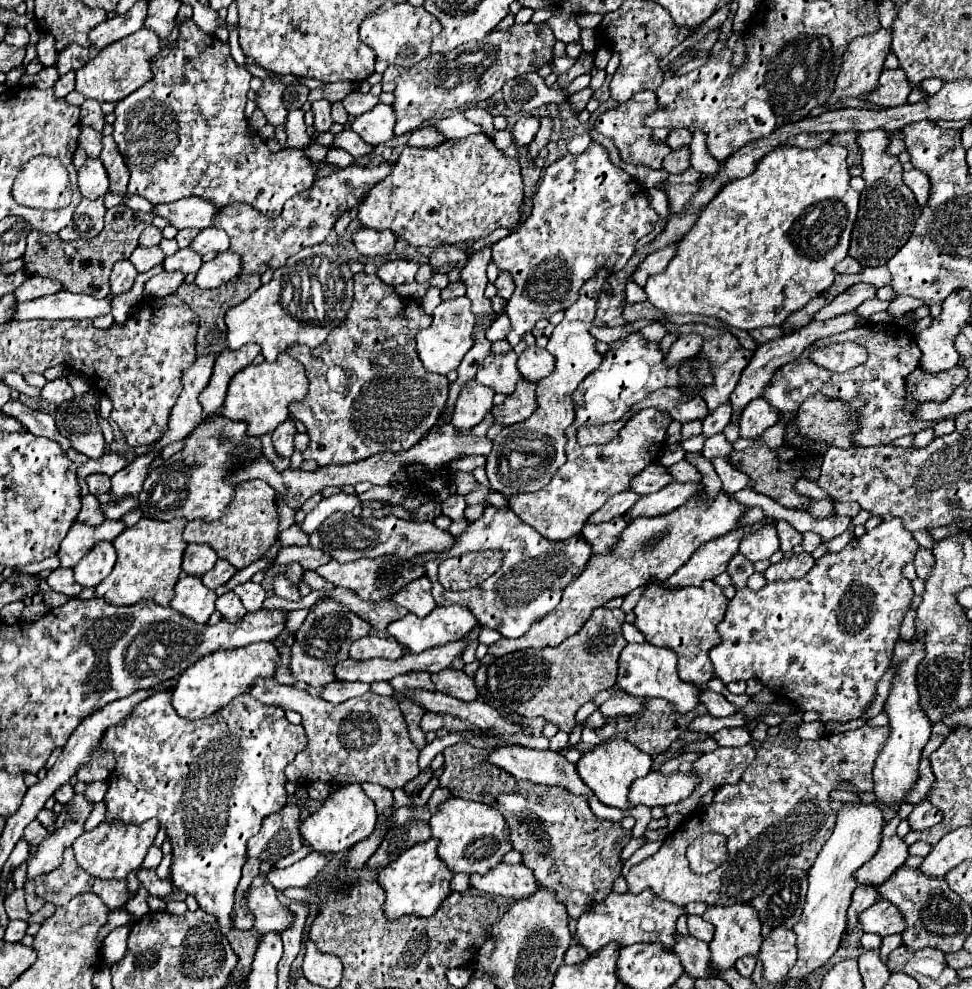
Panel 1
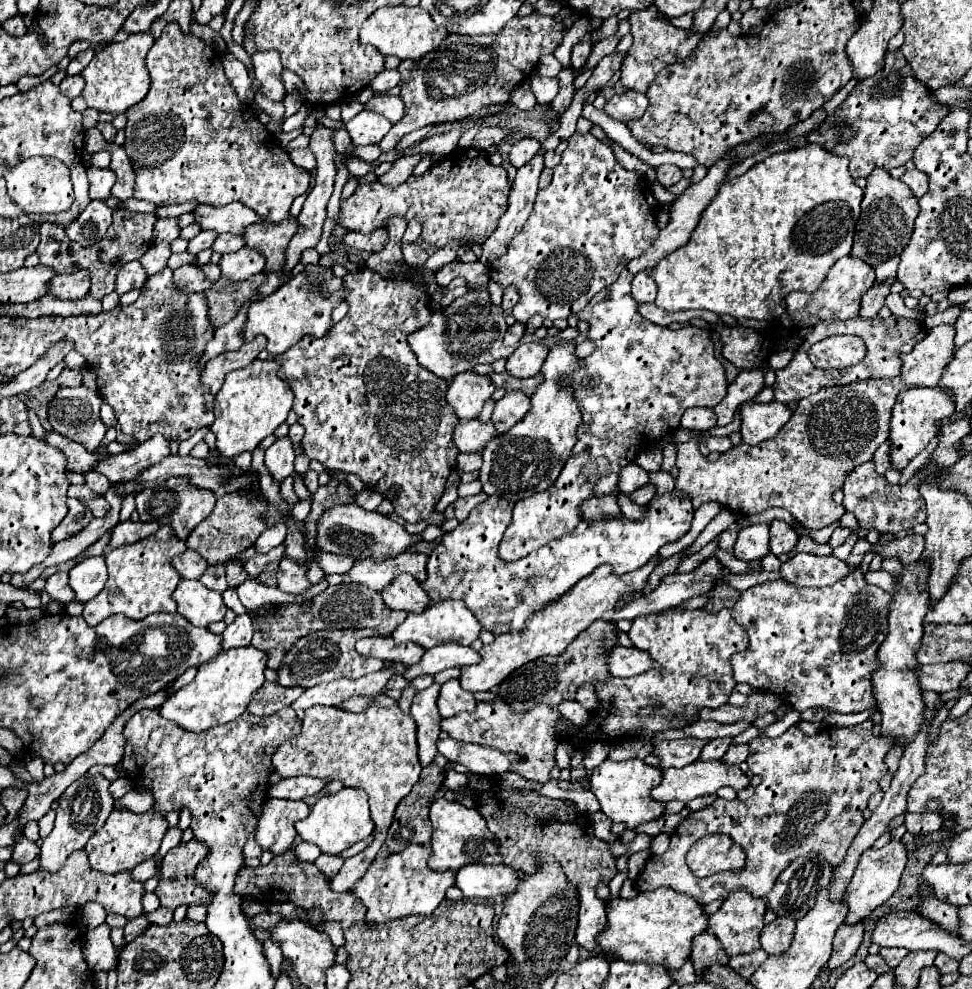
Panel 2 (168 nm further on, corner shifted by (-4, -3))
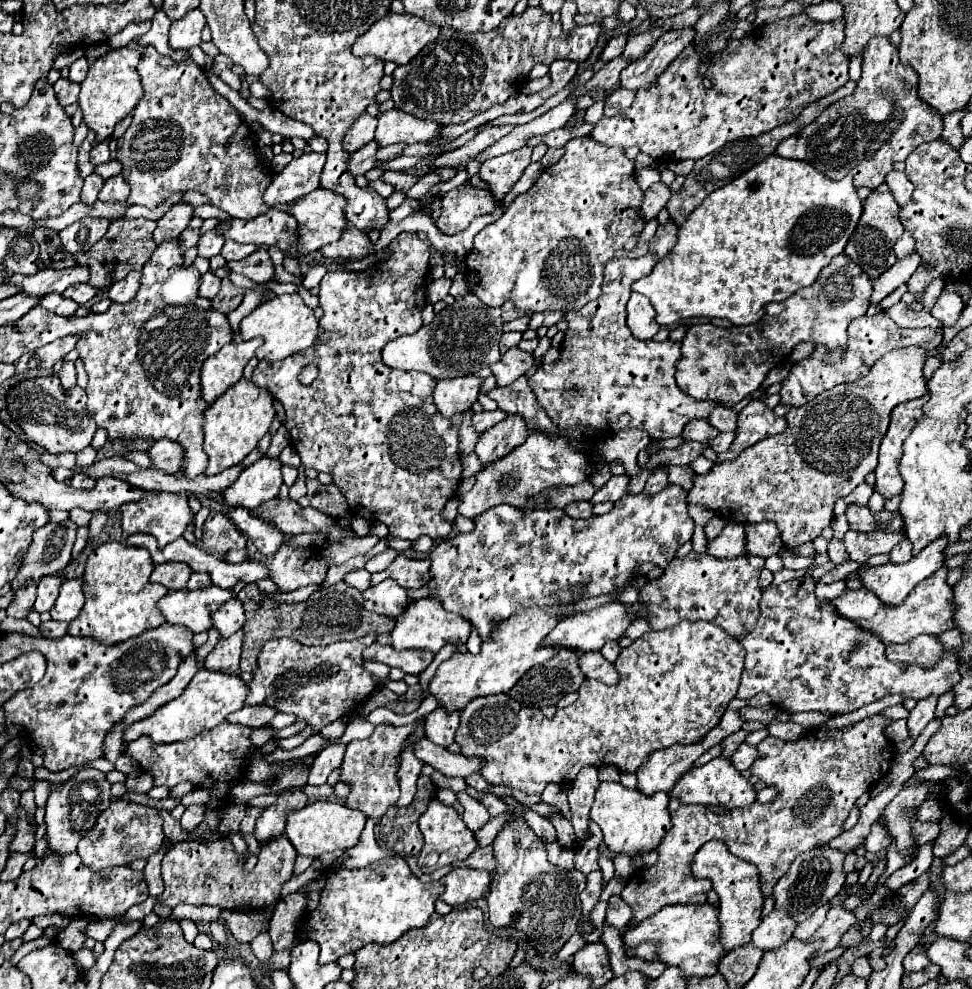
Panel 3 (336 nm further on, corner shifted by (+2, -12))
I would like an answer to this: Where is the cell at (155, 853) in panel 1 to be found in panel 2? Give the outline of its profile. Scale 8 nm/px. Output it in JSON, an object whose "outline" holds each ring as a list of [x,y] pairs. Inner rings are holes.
{"outline":[[[179,827],[169,829],[169,831],[165,833],[165,837],[163,837],[161,849],[159,849],[159,853],[157,853],[157,861],[161,861],[161,859],[167,855],[167,851],[171,851],[173,847],[177,847],[179,841],[181,841],[181,829],[179,829]]]}

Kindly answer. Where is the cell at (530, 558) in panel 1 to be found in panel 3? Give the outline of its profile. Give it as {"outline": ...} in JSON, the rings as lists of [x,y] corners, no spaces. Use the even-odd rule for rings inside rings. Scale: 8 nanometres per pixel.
{"outline":[[[667,484],[667,488],[655,496],[625,496],[625,500],[615,502],[611,512],[587,520],[575,520],[557,508],[521,512],[513,506],[495,506],[483,516],[473,518],[473,522],[473,532],[443,540],[431,552],[431,582],[427,586],[449,612],[465,616],[473,628],[479,630],[481,640],[487,640],[489,632],[521,608],[546,608],[560,596],[561,600],[569,600],[569,596],[577,596],[575,588],[581,586],[584,590],[579,593],[578,600],[609,594],[631,580],[633,568],[643,562],[653,562],[655,566],[665,568],[675,558],[679,546],[691,540],[695,528],[693,518],[687,512],[687,494],[675,484]]]}

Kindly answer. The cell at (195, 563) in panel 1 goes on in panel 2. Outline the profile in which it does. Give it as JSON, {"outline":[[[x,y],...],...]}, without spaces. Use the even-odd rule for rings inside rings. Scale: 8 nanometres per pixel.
{"outline":[[[187,549],[185,553],[173,557],[171,563],[173,563],[173,567],[179,571],[179,575],[183,579],[199,579],[207,569],[207,561],[199,553],[195,553],[191,549]]]}

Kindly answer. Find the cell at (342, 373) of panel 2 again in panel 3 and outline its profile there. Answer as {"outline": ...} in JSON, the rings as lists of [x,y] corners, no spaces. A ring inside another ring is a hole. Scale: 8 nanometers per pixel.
{"outline":[[[403,232],[399,234],[389,248],[389,258],[381,260],[377,264],[373,264],[369,270],[363,272],[329,272],[323,276],[321,280],[321,292],[319,292],[319,300],[321,300],[321,308],[323,308],[323,318],[321,318],[321,326],[323,326],[323,334],[315,340],[313,346],[309,346],[305,352],[295,352],[293,356],[287,356],[285,360],[279,362],[259,362],[251,382],[257,384],[259,388],[265,388],[267,392],[271,392],[285,408],[285,428],[291,434],[291,446],[297,450],[297,454],[301,456],[301,462],[305,468],[315,468],[317,472],[327,472],[333,478],[333,484],[341,490],[341,494],[347,498],[349,502],[349,512],[367,518],[369,522],[383,522],[389,528],[391,536],[399,536],[405,540],[417,540],[419,536],[429,536],[431,540],[447,540],[453,526],[449,520],[443,518],[443,508],[445,504],[455,498],[455,488],[461,480],[461,458],[459,458],[459,416],[453,418],[443,418],[441,412],[437,412],[437,406],[433,404],[433,388],[435,388],[435,380],[431,376],[425,376],[421,372],[405,372],[405,370],[393,370],[387,368],[381,362],[381,350],[387,342],[399,338],[401,334],[413,334],[417,332],[423,322],[421,322],[421,310],[425,308],[427,300],[425,300],[425,286],[427,286],[427,272],[429,272],[429,246],[427,242],[423,242],[417,234],[409,234]],[[309,362],[317,364],[319,368],[319,376],[311,386],[303,386],[299,384],[299,372],[303,370],[303,366],[307,366]]]}

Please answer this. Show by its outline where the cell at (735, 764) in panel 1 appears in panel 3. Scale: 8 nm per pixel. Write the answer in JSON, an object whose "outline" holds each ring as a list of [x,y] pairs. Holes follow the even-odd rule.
{"outline":[[[741,744],[739,750],[733,754],[733,766],[735,766],[739,772],[749,770],[755,758],[757,758],[757,748],[755,748],[755,746],[749,746],[749,744]]]}

